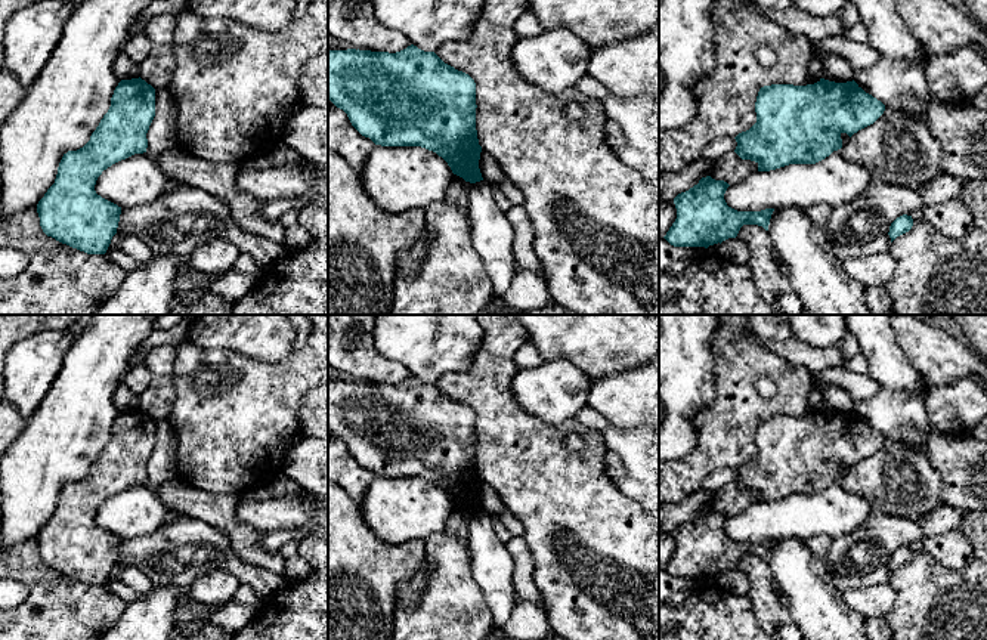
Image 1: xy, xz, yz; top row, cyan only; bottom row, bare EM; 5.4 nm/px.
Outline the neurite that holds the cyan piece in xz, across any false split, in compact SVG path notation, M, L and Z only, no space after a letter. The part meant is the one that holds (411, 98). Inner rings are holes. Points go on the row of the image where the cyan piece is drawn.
M414 44L396 53L328 50L328 99L375 145L421 146L442 157L452 173L465 182L483 180L476 130L476 83L434 52Z

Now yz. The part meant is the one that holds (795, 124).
M854 80L764 86L755 102L757 123L734 137L734 152L755 161L758 171L816 164L842 148L842 133L851 137L884 111Z

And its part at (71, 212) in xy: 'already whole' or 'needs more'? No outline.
already whole

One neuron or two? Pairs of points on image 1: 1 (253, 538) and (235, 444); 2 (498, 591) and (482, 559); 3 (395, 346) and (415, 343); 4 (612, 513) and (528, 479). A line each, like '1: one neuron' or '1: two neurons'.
1: two neurons
2: one neuron
3: one neuron
4: one neuron

